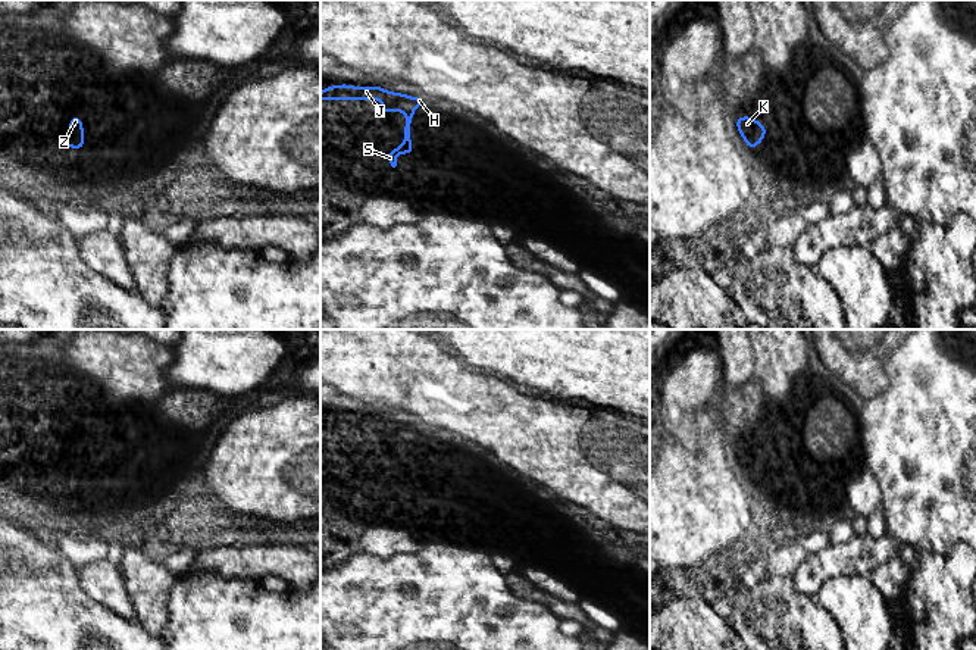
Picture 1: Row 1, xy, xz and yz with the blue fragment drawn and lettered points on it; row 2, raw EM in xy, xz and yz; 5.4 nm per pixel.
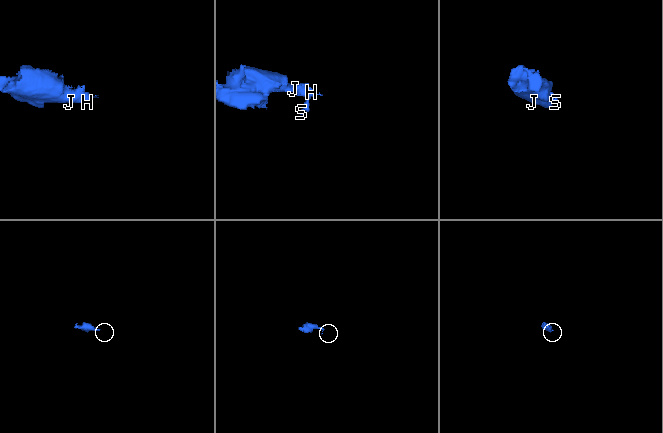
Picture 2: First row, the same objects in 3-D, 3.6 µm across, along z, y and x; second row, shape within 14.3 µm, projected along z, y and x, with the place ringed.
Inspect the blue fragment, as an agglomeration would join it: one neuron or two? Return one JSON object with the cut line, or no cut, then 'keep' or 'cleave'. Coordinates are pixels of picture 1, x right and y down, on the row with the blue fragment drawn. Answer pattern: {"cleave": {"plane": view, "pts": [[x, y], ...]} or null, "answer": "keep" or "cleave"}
{"cleave": null, "answer": "keep"}

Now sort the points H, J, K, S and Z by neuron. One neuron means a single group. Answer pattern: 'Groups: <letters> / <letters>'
Groups: H J K S Z

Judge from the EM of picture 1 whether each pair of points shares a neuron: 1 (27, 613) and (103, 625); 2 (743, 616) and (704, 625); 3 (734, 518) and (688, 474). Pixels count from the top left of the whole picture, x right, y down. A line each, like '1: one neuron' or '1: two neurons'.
1: one neuron
2: two neurons
3: one neuron

